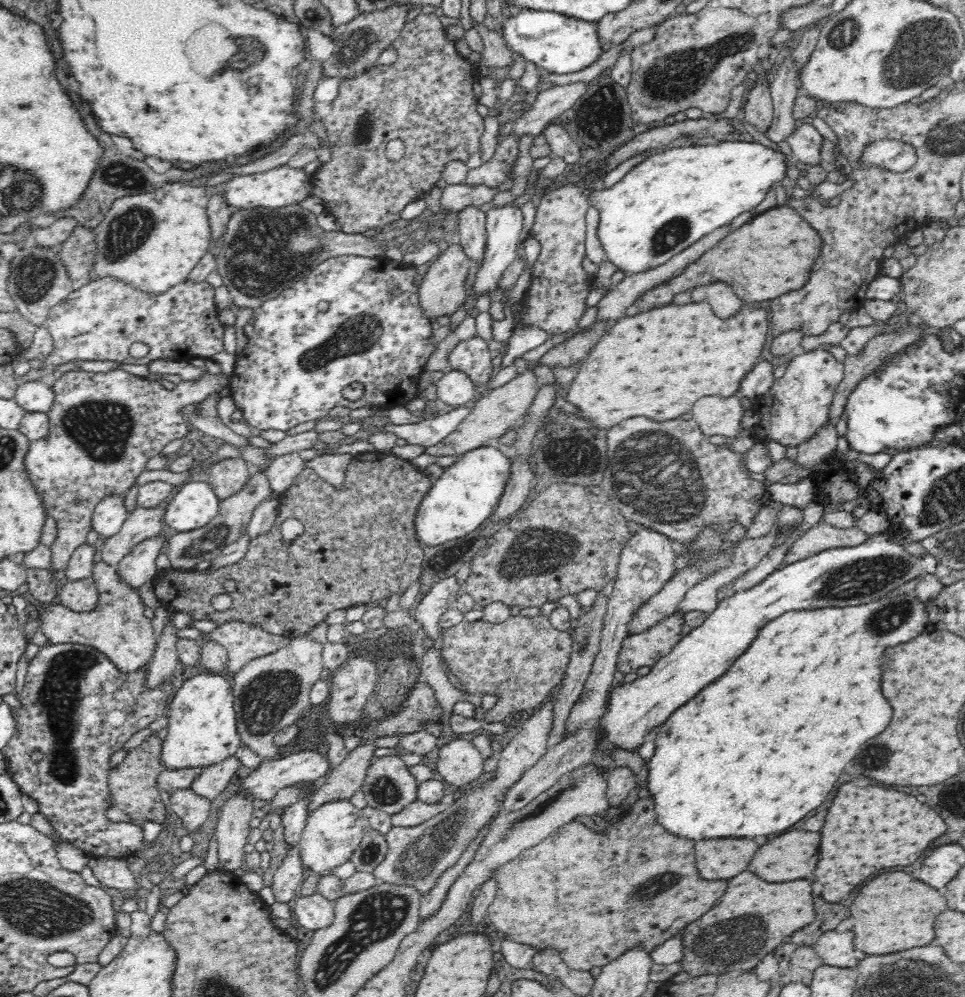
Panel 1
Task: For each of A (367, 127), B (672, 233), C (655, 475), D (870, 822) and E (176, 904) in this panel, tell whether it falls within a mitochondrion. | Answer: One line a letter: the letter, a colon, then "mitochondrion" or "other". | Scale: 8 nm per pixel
A: mitochondrion
B: mitochondrion
C: mitochondrion
D: other
E: other

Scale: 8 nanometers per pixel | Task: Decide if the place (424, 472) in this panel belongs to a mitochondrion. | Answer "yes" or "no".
no

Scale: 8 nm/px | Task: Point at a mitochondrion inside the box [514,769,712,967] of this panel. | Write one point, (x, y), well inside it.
(649, 890)

